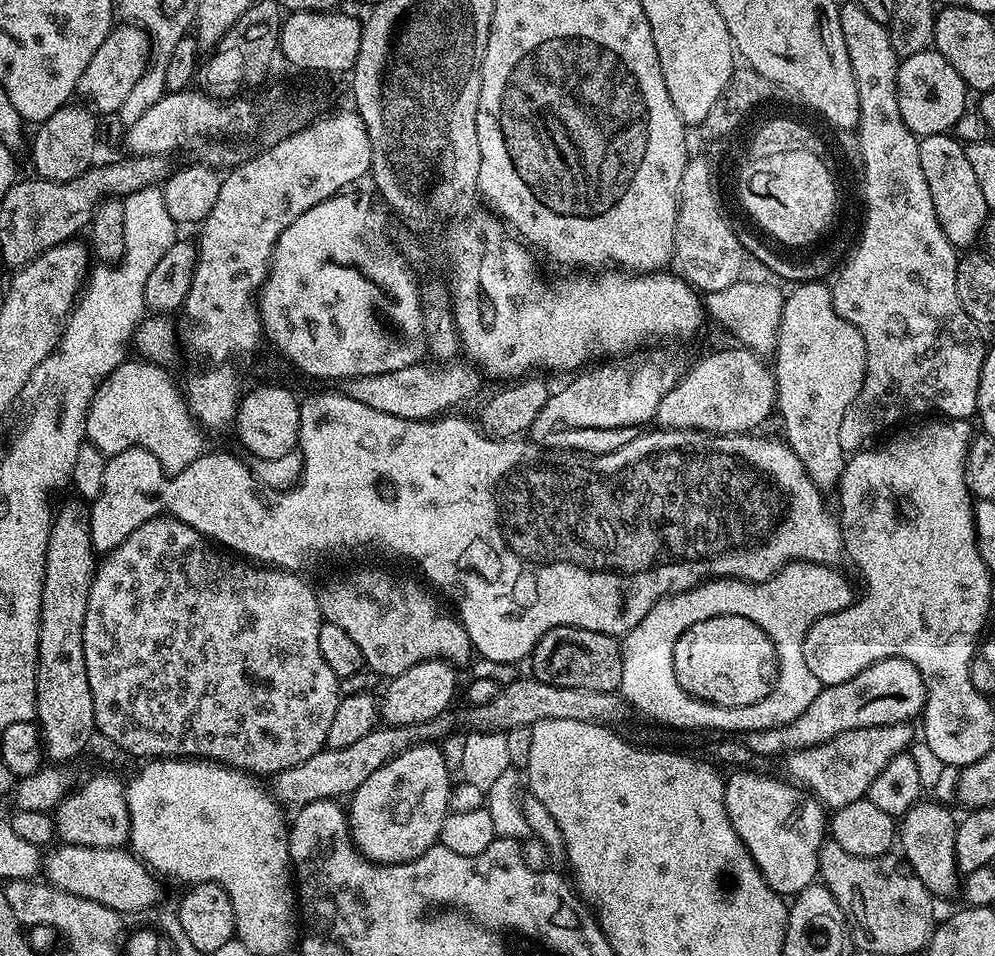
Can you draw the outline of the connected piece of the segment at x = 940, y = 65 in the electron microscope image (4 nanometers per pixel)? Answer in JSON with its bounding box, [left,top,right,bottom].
[898,50,970,138]

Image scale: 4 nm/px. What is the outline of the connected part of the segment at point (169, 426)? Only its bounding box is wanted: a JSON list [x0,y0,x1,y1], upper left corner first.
[84,359,206,472]

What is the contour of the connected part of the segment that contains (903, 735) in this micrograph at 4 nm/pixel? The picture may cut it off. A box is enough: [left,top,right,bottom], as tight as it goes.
[782,723,912,810]

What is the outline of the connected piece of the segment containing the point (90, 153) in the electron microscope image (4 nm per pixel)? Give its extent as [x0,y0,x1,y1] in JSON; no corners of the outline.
[30,102,97,182]

